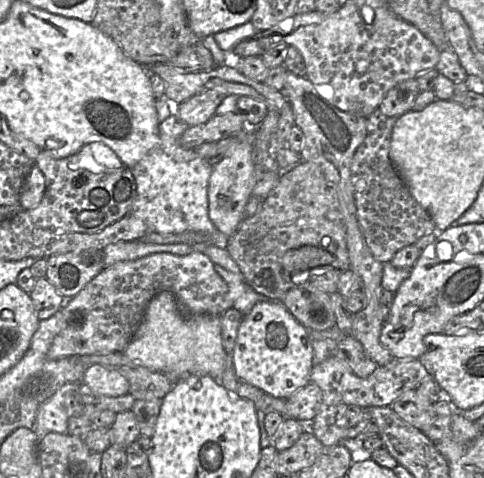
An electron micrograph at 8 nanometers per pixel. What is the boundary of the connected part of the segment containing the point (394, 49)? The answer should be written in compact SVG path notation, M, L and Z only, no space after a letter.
M347 2L333 13L324 14L316 10L295 14L278 25L258 33L238 43L230 55L230 59L247 56L261 56L270 47L285 43L294 46L302 54L306 65L306 78L316 90L330 100L340 110L355 116L368 118L378 109L385 94L398 83L416 78L419 74L435 69L442 50L438 49L416 27L396 16L388 7L376 8L374 19L367 24L361 16L359 7Z

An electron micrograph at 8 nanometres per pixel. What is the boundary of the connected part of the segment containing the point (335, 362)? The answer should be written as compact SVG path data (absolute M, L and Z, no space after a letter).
M335 355L312 367L310 382L322 391L322 404L318 414L305 429L310 429L324 448L343 443L348 428L347 408L357 405L362 409L390 407L403 393L415 389L427 377L432 377L418 359L412 357L393 358L384 366L377 366L367 378L353 373L348 364Z

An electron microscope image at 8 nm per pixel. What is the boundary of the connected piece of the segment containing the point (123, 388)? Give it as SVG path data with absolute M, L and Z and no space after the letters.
M101 364L90 365L82 382L96 394L104 396L121 396L129 392L127 379L119 371Z

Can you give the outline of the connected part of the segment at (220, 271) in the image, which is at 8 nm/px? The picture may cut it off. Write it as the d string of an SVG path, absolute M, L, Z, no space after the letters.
M214 264L216 273L226 282L232 300L232 308L243 316L247 315L253 306L260 301L268 301L266 297L257 293L246 283L242 274L236 274Z

